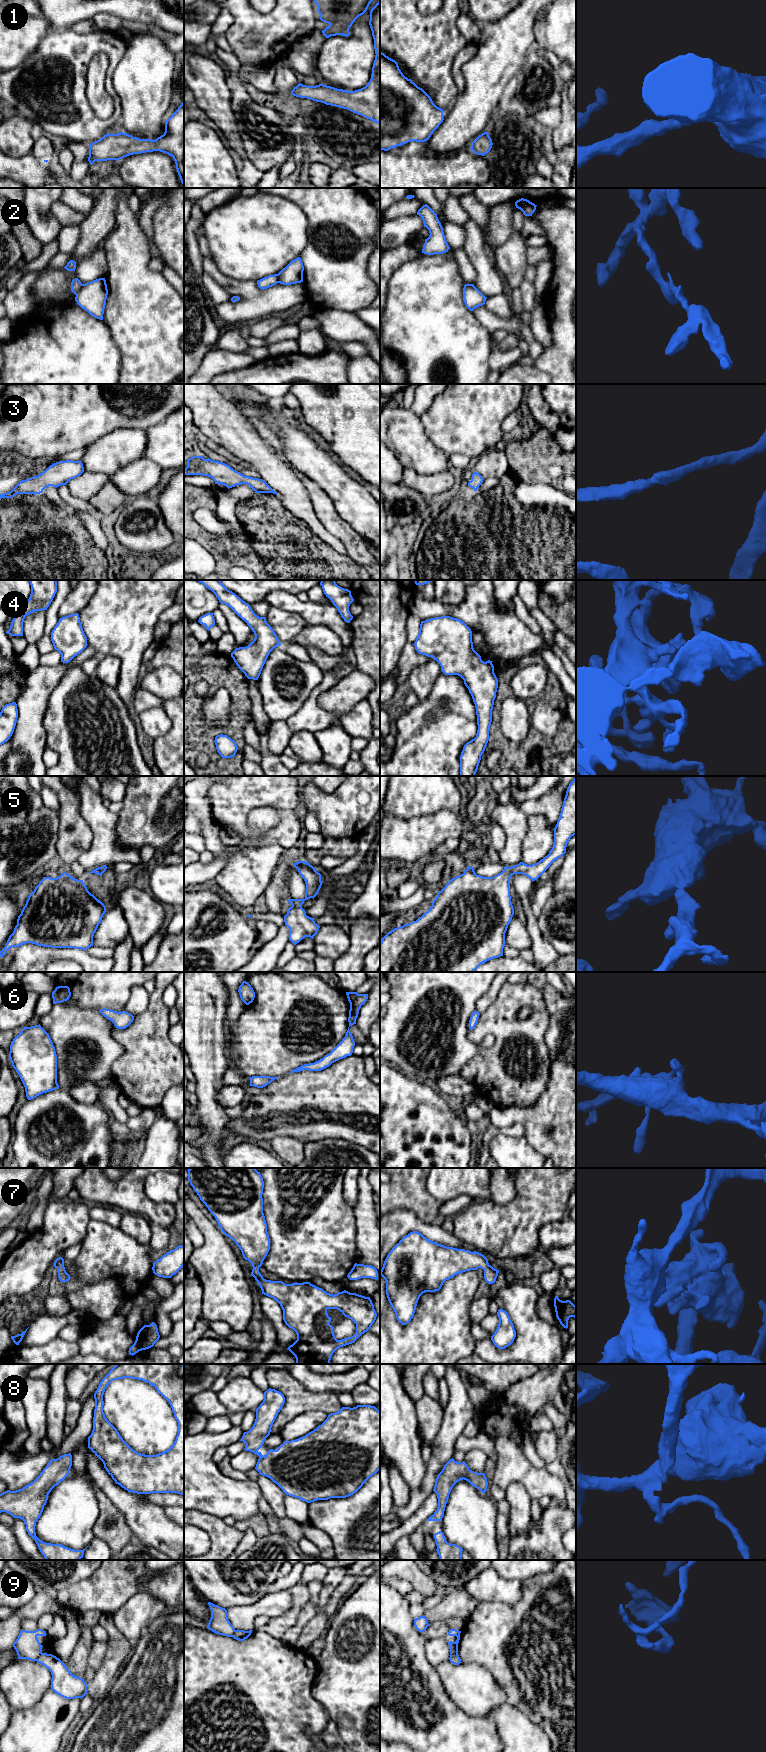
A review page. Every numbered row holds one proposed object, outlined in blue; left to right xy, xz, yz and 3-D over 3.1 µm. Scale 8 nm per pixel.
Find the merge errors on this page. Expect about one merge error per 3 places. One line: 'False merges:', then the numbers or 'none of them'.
False merges: 2, 9

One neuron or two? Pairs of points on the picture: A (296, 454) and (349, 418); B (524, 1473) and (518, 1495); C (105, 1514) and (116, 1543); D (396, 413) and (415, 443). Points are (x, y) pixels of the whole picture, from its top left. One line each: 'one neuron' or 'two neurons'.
A: two neurons
B: two neurons
C: one neuron
D: one neuron

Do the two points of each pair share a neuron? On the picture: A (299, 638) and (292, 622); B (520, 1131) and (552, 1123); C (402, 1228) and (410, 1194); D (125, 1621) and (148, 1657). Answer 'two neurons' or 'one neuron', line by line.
A: two neurons
B: two neurons
C: two neurons
D: two neurons

